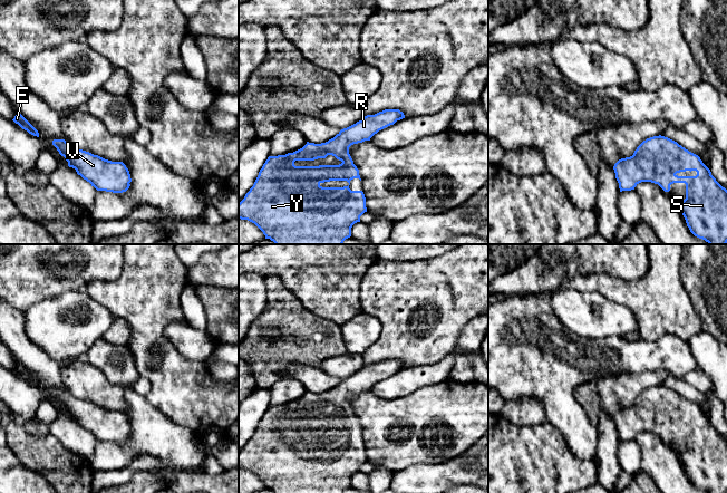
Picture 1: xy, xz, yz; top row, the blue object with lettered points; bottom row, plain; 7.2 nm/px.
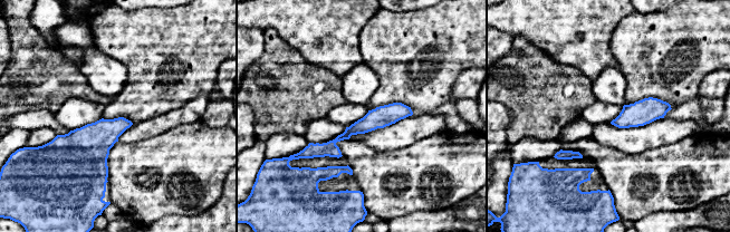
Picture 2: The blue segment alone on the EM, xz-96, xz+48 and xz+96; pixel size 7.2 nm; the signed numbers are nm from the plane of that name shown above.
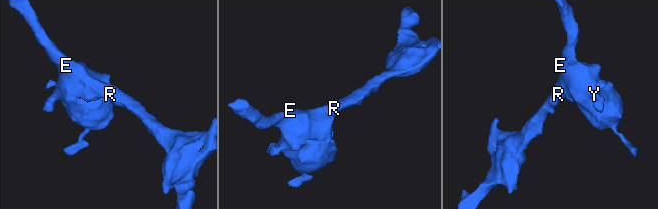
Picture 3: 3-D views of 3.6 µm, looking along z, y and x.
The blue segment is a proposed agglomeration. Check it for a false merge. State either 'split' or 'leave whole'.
leave whole

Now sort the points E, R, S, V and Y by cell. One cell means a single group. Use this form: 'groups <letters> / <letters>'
groups E R S V Y

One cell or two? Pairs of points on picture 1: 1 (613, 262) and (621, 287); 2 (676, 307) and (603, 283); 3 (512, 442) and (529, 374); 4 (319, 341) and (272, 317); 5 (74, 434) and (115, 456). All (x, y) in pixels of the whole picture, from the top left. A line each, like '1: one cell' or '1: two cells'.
1: two cells
2: one cell
3: two cells
4: one cell
5: two cells

